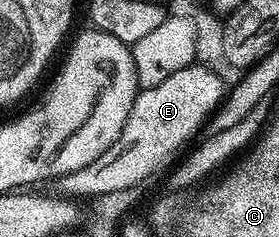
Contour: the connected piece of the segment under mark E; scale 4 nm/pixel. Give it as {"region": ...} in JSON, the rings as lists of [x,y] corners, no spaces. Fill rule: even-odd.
{"region":[[[196,62],[185,70],[177,70],[177,74],[169,74],[161,86],[140,90],[135,96],[129,118],[125,118],[125,126],[117,142],[113,142],[113,146],[109,146],[101,158],[89,162],[89,166],[81,166],[81,170],[73,170],[73,174],[58,177],[58,195],[63,198],[92,198],[110,194],[143,184],[154,172],[161,171],[170,162],[171,155],[194,132],[196,134],[202,129],[207,118],[224,99],[222,78],[213,69],[202,68],[201,64]]]}

